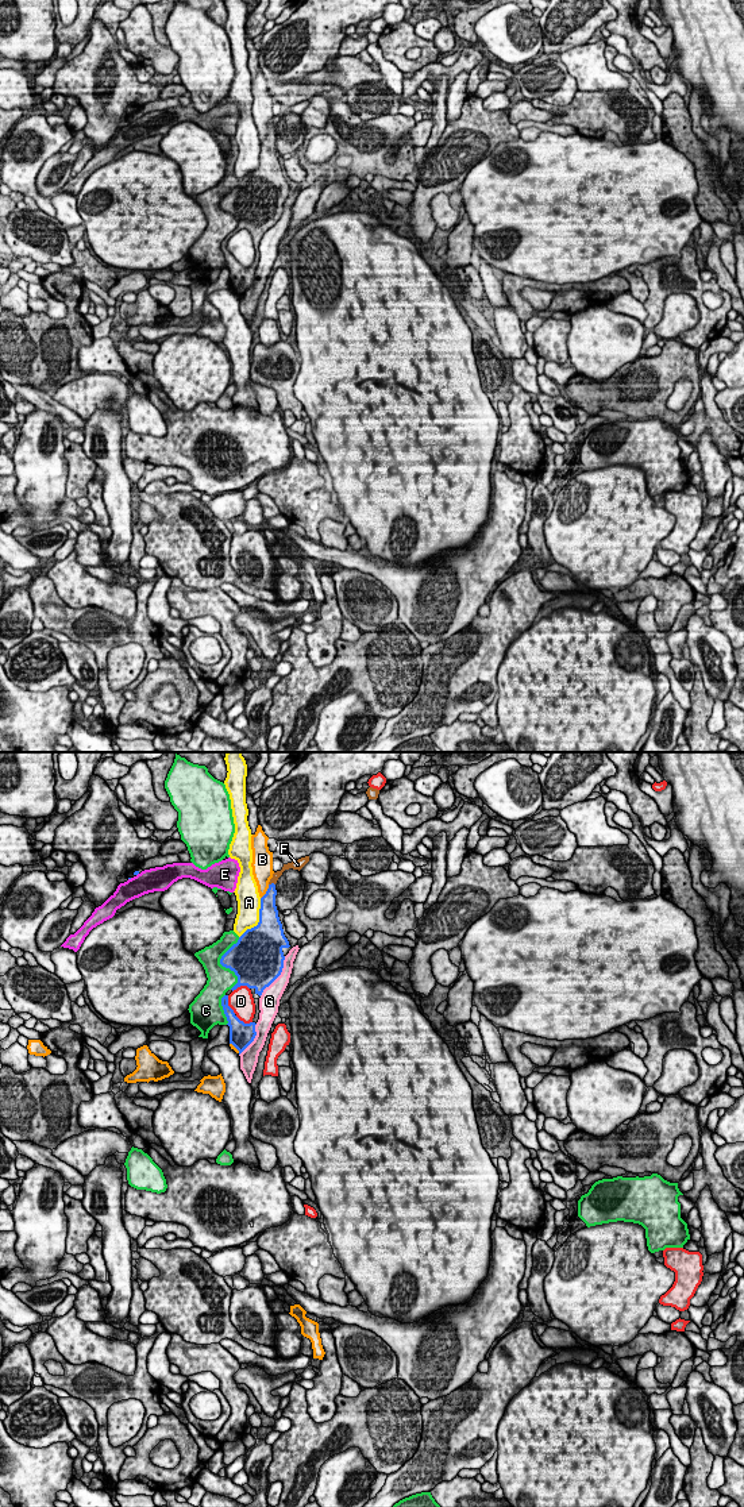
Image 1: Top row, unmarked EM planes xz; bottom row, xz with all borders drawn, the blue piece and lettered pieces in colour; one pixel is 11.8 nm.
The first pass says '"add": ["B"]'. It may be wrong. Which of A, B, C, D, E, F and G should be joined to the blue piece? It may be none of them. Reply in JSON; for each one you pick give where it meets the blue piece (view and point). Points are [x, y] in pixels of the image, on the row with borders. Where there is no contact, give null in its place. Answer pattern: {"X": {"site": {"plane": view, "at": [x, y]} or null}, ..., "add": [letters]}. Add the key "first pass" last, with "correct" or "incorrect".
{"F": {"site": {"plane": "xz", "at": [272, 883]}}, "add": ["F"], "first pass": "incorrect"}

